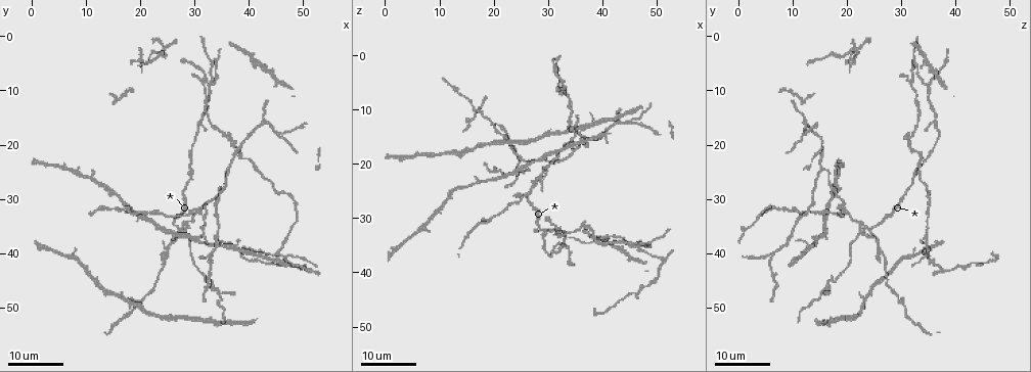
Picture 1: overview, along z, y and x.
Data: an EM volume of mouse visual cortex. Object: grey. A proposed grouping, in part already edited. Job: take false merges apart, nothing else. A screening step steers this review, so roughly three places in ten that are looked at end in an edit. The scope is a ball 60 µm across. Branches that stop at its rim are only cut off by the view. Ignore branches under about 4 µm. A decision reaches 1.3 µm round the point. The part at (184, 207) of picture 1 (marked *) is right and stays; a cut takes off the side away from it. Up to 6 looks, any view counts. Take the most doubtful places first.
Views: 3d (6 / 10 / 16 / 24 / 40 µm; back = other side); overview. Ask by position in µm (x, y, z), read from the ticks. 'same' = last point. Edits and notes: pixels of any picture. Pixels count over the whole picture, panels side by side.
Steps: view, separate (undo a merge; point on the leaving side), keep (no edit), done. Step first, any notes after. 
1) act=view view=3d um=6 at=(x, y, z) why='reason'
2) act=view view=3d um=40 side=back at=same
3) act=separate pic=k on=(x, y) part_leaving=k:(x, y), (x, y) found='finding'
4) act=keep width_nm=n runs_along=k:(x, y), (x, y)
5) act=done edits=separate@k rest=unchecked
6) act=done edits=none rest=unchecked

act=view view=3d um=16 at=(44.5, 40.5, 34.5) why='looks like a crossing'

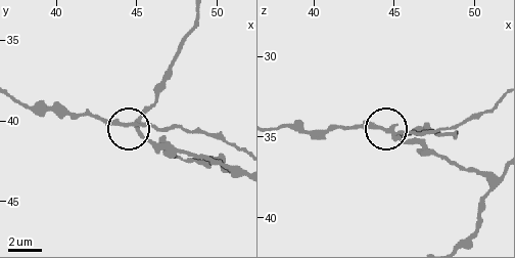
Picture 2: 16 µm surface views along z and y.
act=view view=3d um=6 at=(44.7, 40.3, 34.7)

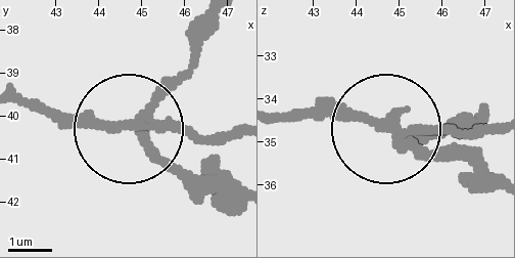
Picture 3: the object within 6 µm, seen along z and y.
act=separate pic=3 on=(86, 116) found='a second cell is stuck on'

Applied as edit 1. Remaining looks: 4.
act=view view=overview why='redraw'

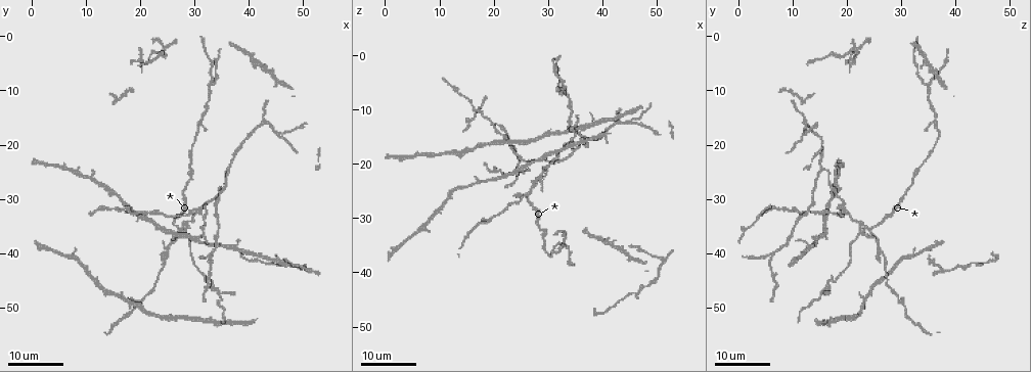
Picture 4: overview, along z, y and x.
act=view view=3d um=24 at=(22.5, 33.0, 15.5) why='branch point'

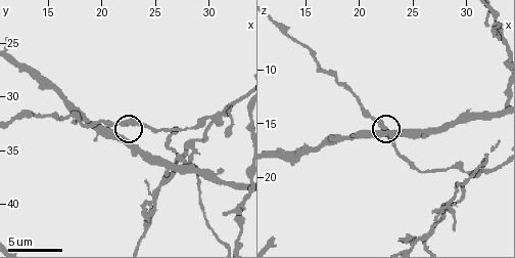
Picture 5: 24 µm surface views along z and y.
act=view view=3d um=10 at=(22.2, 32.6, 15.4)

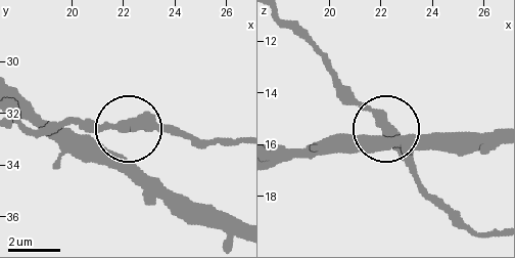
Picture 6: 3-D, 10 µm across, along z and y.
act=view view=3d um=6 at=(22.0, 32.5, 15.4) why='zoom in'

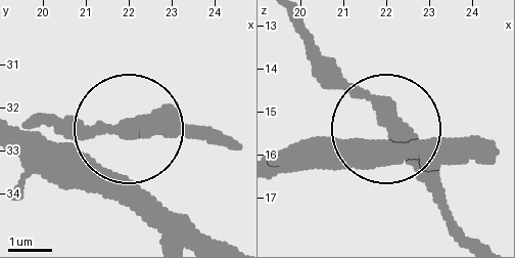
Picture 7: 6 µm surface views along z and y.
act=keep side_arm_um=18 found='all the same cell'

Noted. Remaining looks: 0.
act=done edits=separate@3 rest=unchecked

